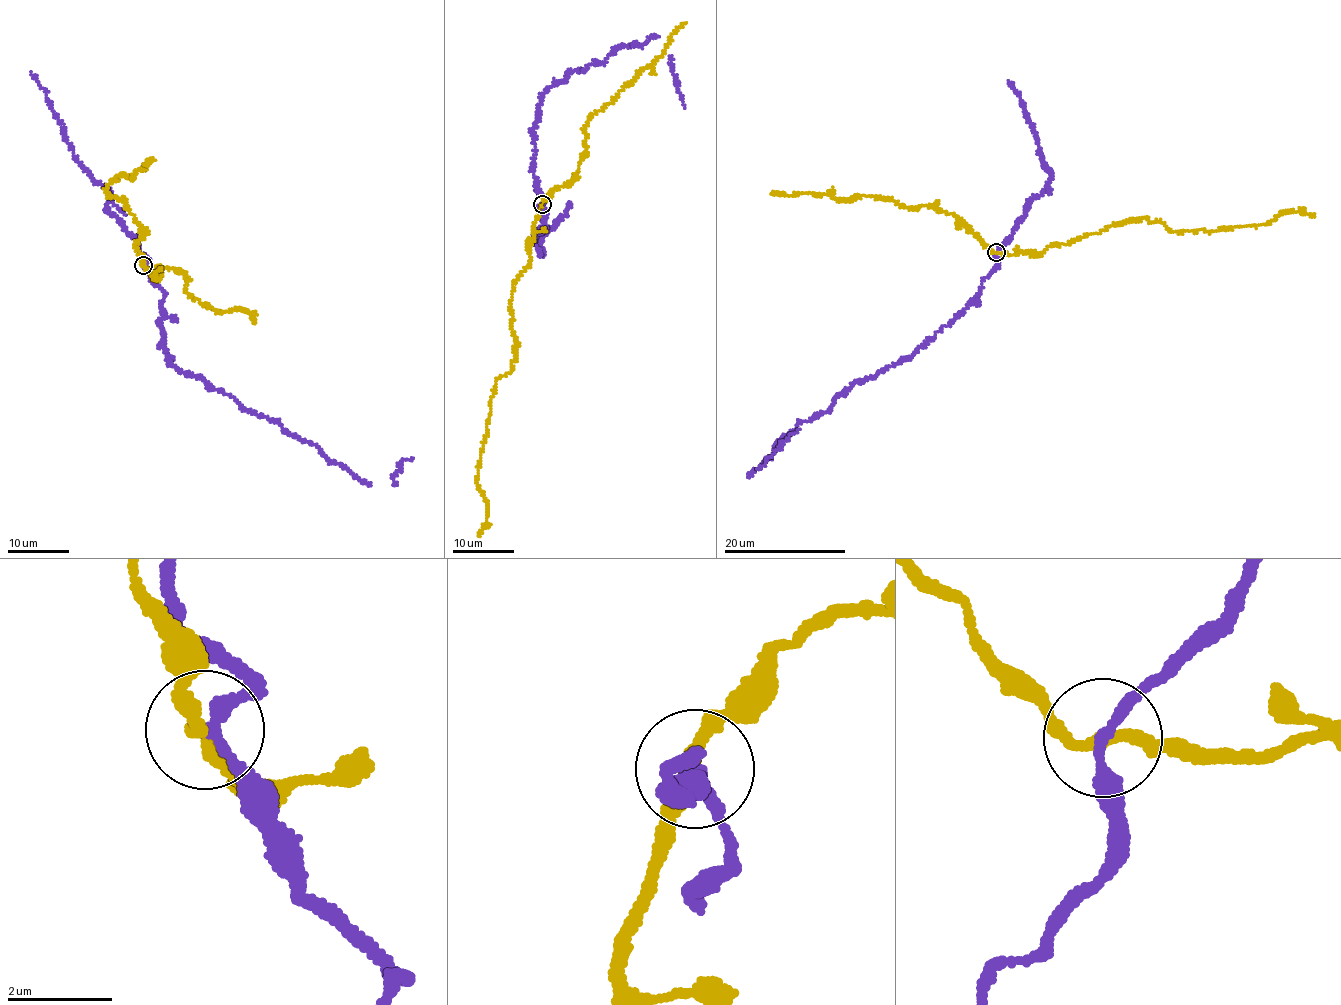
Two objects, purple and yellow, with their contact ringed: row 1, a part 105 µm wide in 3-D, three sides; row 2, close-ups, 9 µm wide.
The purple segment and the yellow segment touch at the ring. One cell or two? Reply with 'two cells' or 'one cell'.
two cells

